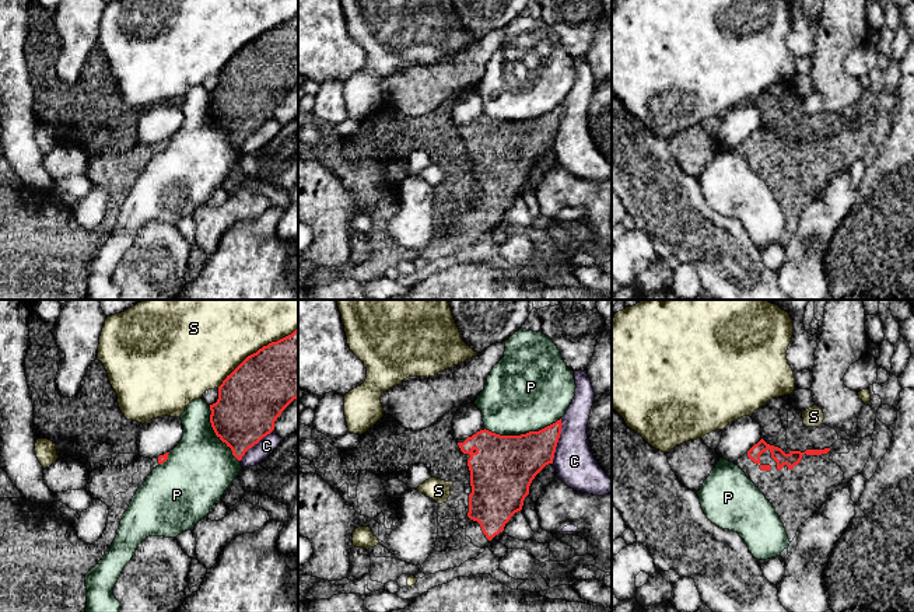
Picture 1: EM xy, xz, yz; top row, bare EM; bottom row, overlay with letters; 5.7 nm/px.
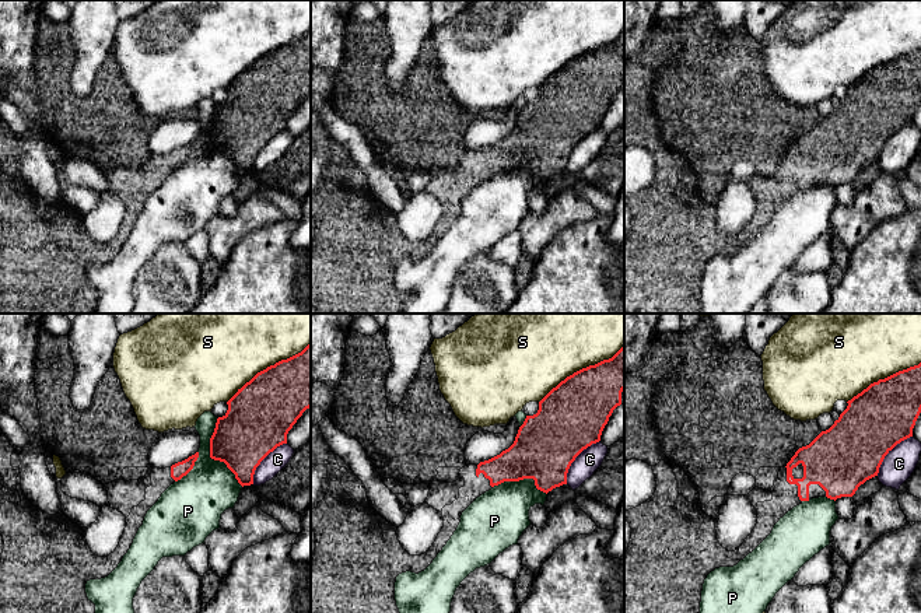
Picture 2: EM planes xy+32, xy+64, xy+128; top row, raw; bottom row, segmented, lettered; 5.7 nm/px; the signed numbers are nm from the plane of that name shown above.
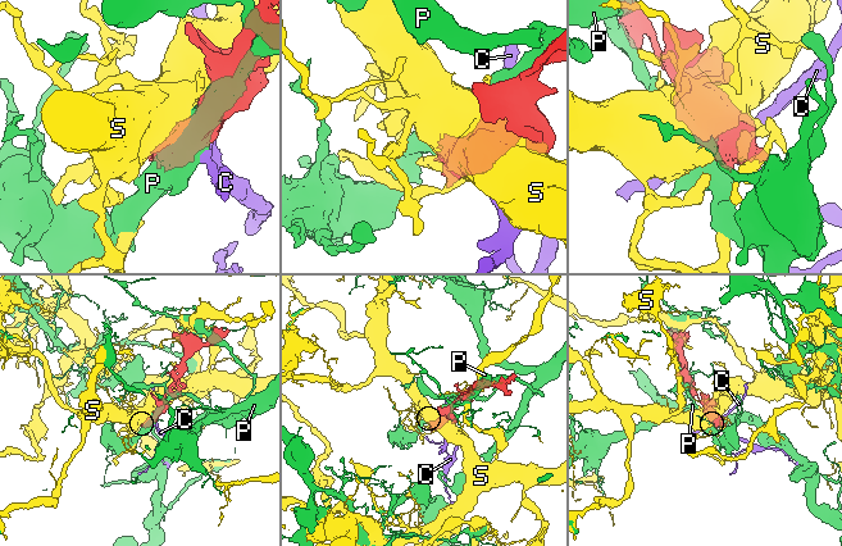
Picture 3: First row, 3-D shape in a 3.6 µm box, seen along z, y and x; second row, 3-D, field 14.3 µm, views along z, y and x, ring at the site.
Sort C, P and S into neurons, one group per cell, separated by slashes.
C / P / S

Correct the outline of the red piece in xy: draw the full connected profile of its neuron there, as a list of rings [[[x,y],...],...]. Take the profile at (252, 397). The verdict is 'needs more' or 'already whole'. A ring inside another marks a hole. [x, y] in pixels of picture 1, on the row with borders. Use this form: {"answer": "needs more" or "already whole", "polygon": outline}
{"answer": "already whole", "polygon": [[[298,328],[288,336],[248,356],[218,387],[218,399],[210,405],[216,436],[241,461],[245,452],[274,430],[281,412],[298,398]]]}

